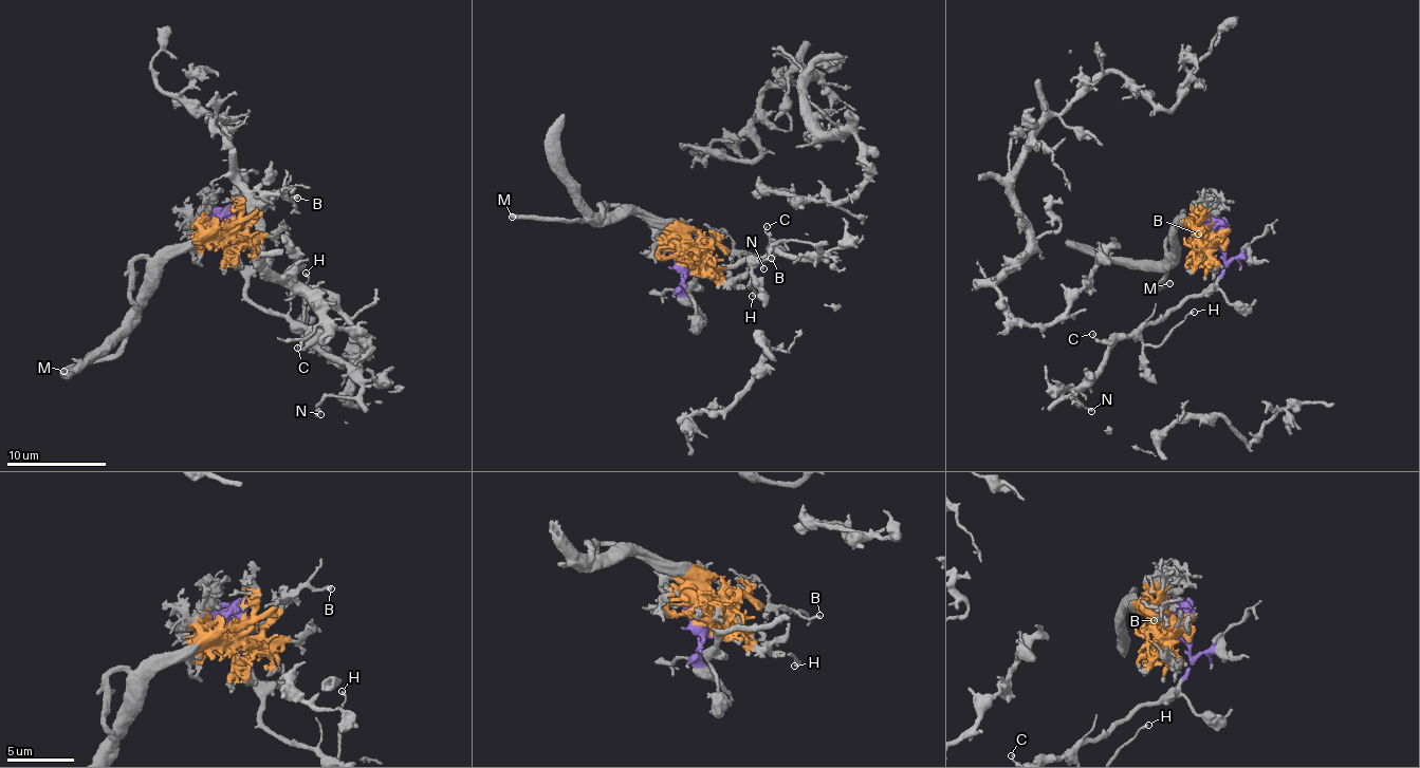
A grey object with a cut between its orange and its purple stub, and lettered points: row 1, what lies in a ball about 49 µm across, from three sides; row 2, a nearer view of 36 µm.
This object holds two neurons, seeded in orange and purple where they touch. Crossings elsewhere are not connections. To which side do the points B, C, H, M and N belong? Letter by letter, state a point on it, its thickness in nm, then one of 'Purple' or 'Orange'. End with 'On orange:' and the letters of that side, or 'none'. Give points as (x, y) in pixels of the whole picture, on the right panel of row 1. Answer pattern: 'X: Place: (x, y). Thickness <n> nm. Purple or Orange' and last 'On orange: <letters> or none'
B: Place: (1198, 233). Thickness 200 nm. Orange
C: Place: (1092, 334). Thickness 120 nm. Purple
H: Place: (1194, 312). Thickness 170 nm. Purple
M: Place: (1169, 283). Thickness 360 nm. Orange
N: Place: (1091, 411). Thickness 160 nm. Purple
On orange: B, M

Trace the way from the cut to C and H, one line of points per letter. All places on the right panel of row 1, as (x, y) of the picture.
C: (1218, 233), (1224, 272), (1199, 296), (1192, 294), (1154, 324), (1120, 339), (1102, 341), (1091, 335)
H: (1218, 233), (1224, 272), (1141, 333), (1146, 342), (1158, 347), (1194, 312)

